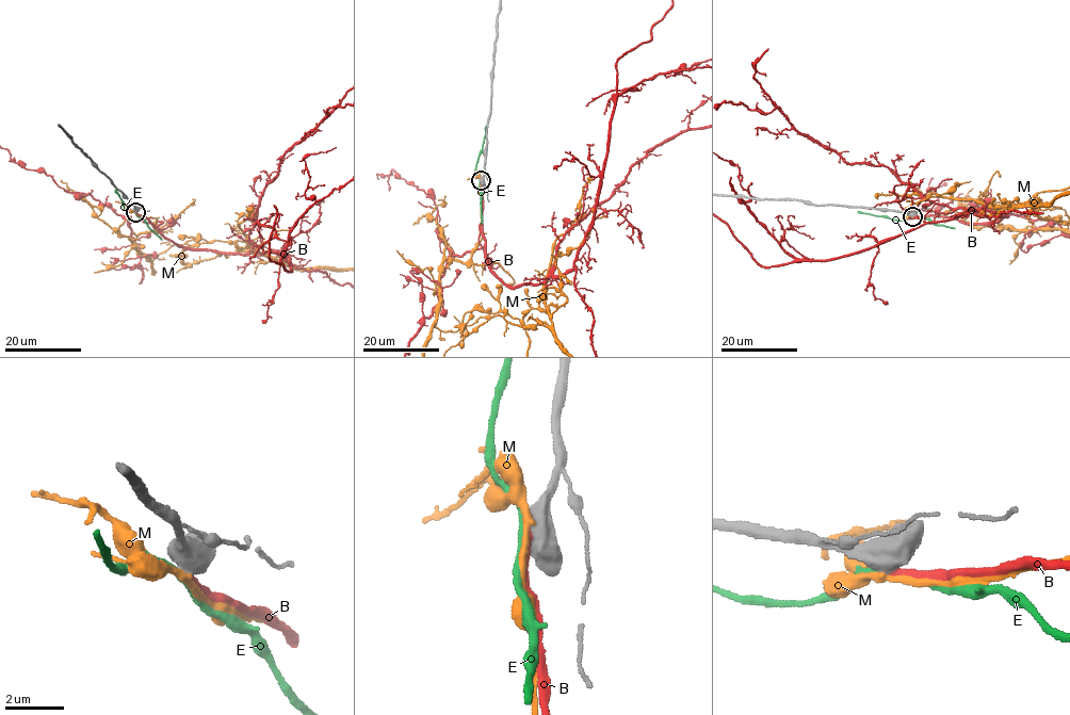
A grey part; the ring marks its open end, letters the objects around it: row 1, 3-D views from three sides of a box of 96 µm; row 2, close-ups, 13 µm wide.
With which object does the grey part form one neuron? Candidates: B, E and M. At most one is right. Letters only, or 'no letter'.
B

